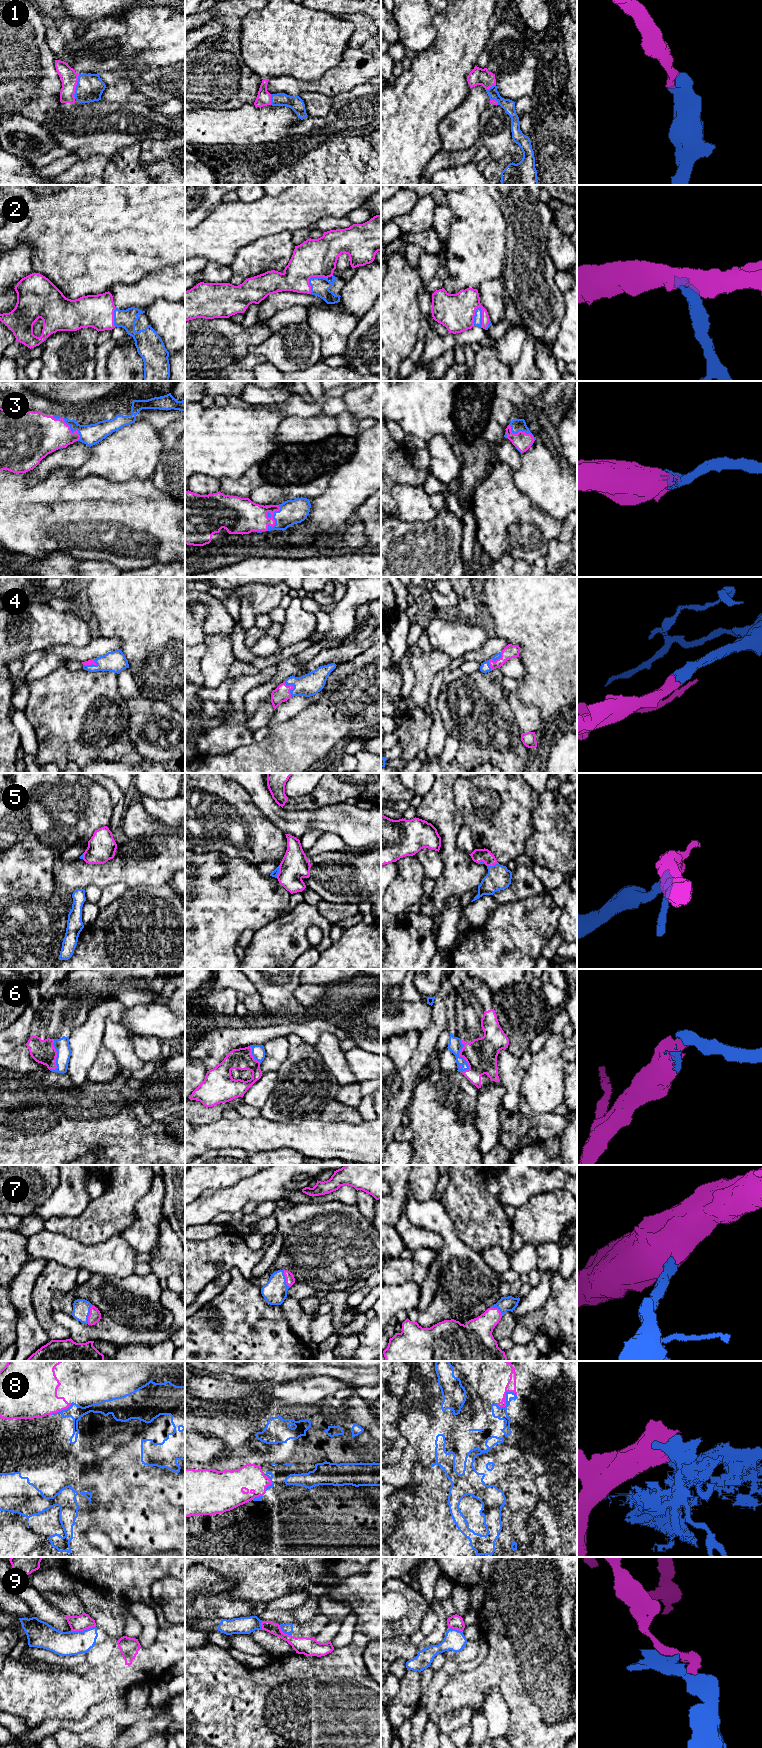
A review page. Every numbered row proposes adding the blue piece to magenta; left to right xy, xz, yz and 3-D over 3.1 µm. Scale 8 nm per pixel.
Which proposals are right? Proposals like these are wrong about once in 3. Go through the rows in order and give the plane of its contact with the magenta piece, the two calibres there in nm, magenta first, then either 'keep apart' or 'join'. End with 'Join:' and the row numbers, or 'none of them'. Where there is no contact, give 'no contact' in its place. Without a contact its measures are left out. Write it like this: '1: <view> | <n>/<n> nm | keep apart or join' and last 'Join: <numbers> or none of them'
1: xy | 140/220 nm | join
2: yz | 300/70 nm | join
3: xz | 280/200 nm | join
4: xz | 130/180 nm | join
5: yz | 110/190 nm | join
6: yz | 260/120 nm | join
7: xy | 100/140 nm | join
8: yz | 80/100 nm | keep apart
9: xy | 130/190 nm | keep apart
Join: 1, 2, 3, 4, 5, 6, 7

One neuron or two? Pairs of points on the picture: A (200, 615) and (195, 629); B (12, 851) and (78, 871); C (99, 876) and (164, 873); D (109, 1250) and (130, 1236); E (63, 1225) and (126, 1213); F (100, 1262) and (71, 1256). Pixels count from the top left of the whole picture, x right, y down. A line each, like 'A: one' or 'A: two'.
A: one
B: two
C: one
D: two
E: one
F: one

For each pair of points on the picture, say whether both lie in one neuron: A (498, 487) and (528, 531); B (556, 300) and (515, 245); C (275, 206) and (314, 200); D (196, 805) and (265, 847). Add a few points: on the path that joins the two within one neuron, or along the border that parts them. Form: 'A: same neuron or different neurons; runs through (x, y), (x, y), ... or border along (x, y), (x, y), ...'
A: same neuron; runs through (500, 498), (521, 520)
B: same neuron; runs through (542, 286), (529, 273), (527, 259)
C: same neuron; runs through (285, 206), (300, 206), (304, 203)
D: same neuron; runs through (213, 813), (220, 815), (237, 828), (248, 833)

